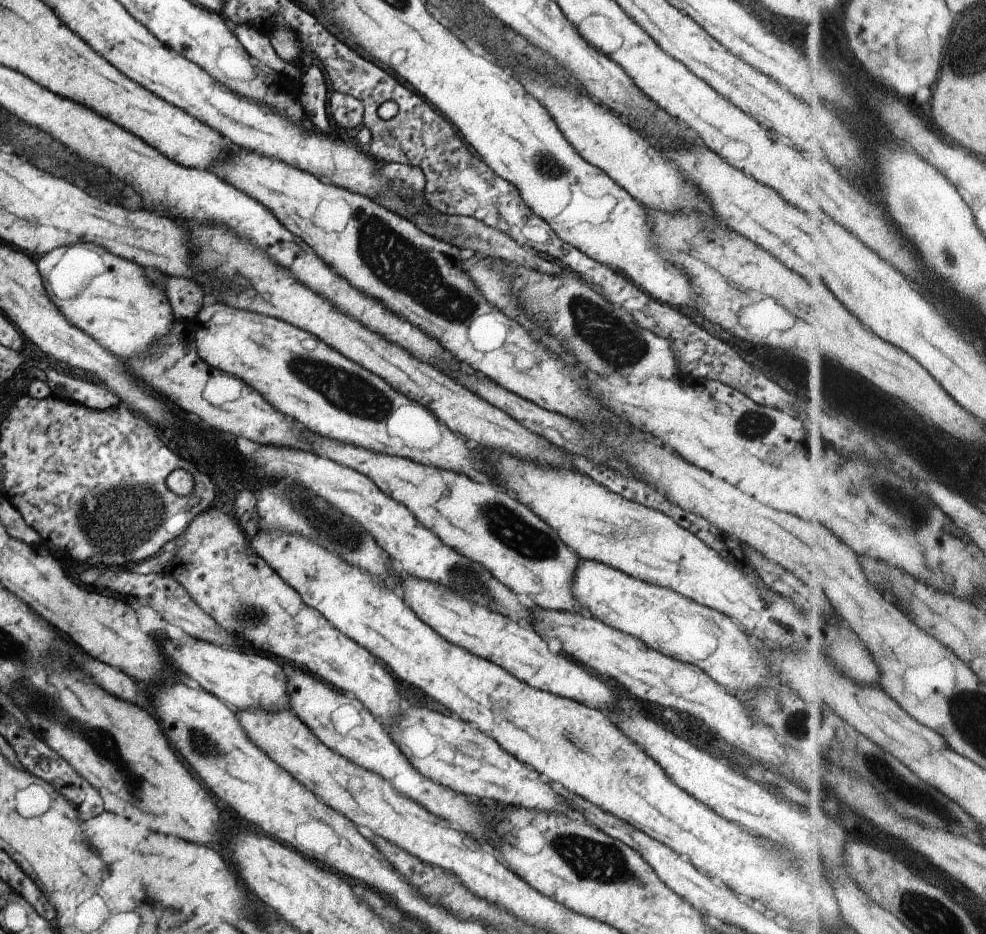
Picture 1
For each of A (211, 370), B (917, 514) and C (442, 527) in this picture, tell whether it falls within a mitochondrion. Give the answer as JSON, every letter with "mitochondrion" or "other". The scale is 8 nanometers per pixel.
{"A":"other","B":"mitochondrion","C":"other"}

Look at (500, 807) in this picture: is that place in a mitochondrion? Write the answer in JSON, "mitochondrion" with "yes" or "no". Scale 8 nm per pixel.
{"mitochondrion":"no"}

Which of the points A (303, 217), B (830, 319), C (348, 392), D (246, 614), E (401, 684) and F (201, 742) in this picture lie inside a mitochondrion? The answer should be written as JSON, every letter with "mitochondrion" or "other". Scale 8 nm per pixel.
{"A":"other","B":"other","C":"mitochondrion","D":"mitochondrion","E":"other","F":"mitochondrion"}

